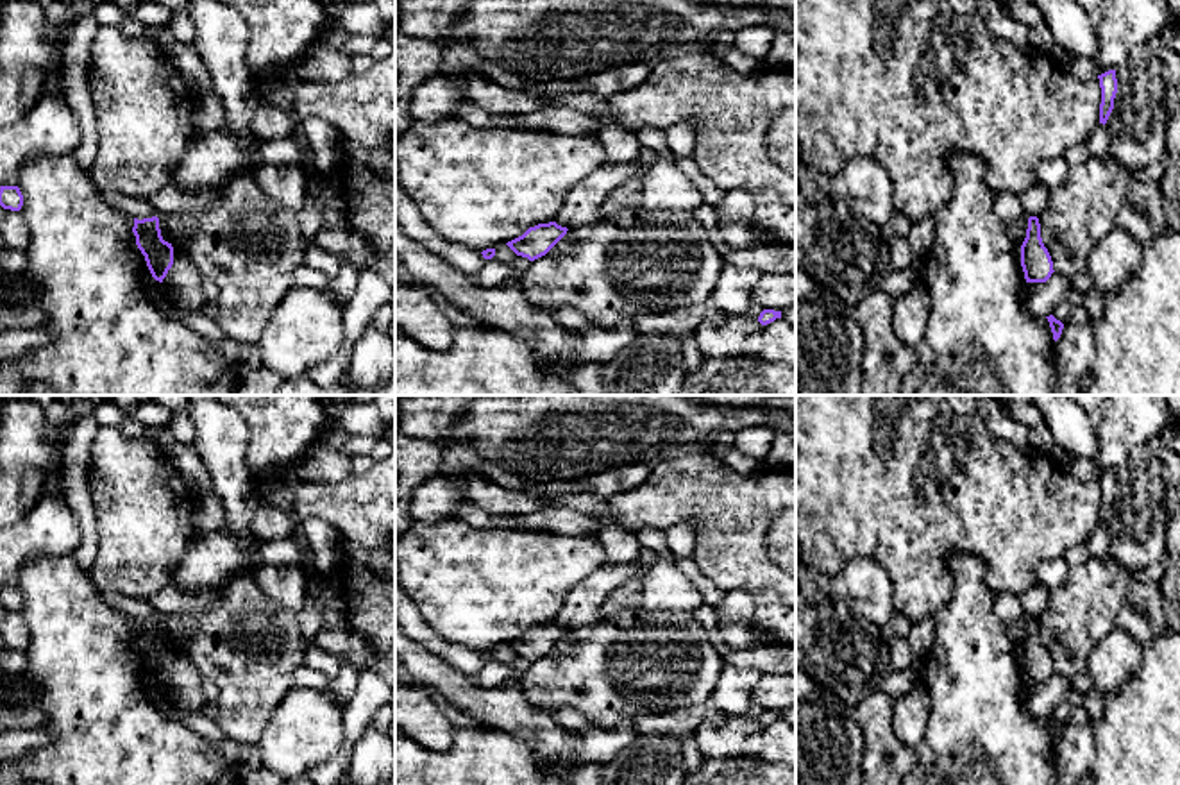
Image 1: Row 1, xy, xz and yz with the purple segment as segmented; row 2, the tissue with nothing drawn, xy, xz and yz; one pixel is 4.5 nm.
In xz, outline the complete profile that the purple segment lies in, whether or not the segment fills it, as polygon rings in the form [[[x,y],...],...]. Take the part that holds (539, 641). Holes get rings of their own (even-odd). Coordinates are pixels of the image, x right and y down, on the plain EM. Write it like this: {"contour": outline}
{"contour": [[[556,622],[538,624],[529,628],[522,637],[508,642],[506,646],[522,658],[535,662],[545,656],[565,635],[567,628]]]}

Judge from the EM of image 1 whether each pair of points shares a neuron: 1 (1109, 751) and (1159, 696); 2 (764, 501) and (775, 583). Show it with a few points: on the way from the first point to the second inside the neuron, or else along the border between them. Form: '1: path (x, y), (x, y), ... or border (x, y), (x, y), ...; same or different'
1: path (1123, 737), (1150, 710); same
2: path (753, 521), (755, 564); same

